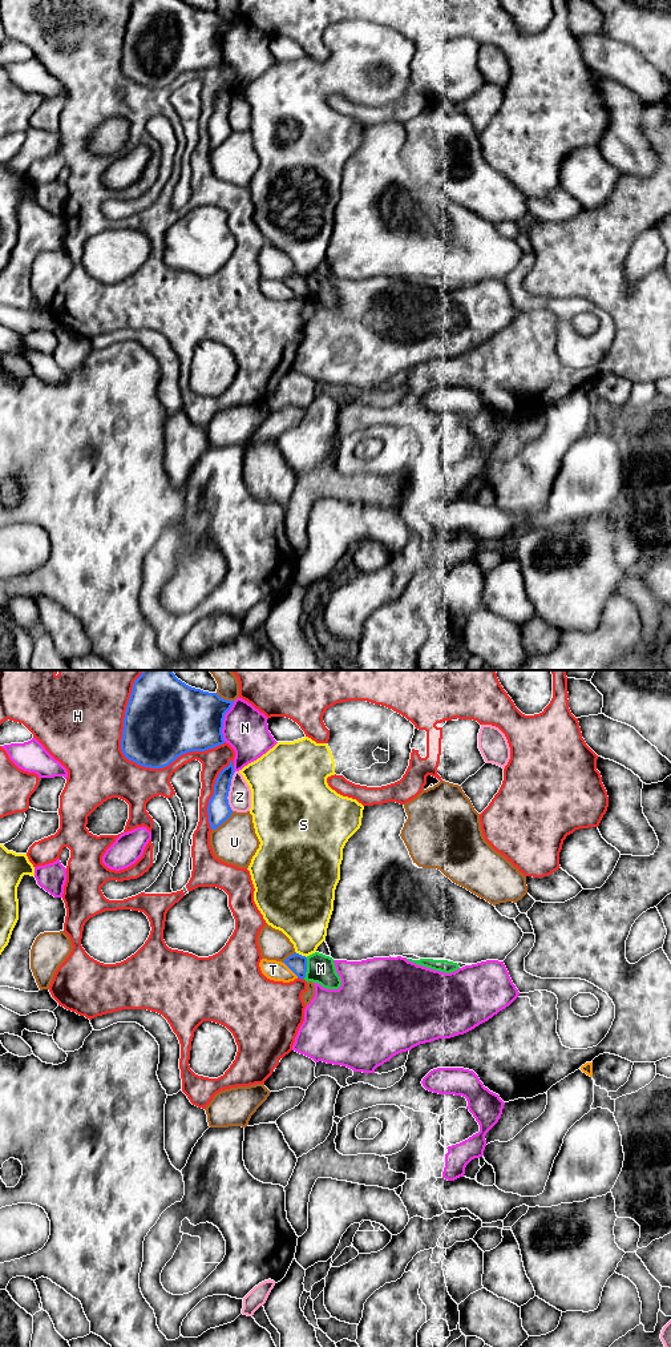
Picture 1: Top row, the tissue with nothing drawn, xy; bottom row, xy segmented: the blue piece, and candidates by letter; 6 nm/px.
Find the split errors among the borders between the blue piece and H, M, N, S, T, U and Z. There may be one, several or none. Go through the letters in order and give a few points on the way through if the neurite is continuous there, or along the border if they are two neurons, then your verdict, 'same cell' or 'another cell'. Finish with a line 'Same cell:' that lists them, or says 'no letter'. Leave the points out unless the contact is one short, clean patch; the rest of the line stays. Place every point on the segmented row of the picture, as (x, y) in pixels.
H: another cell
M: border xy (307, 958), (307, 971), (303, 979); another cell
N: another cell
S: another cell
T: another cell
U: another cell
Z: another cell
Same cell: no letter

